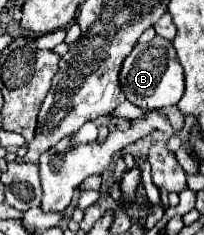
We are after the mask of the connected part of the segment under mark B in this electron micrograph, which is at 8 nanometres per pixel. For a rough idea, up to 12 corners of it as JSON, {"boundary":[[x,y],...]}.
{"boundary":[[172,41],[138,43],[122,65],[126,99],[176,105],[184,71]]}

